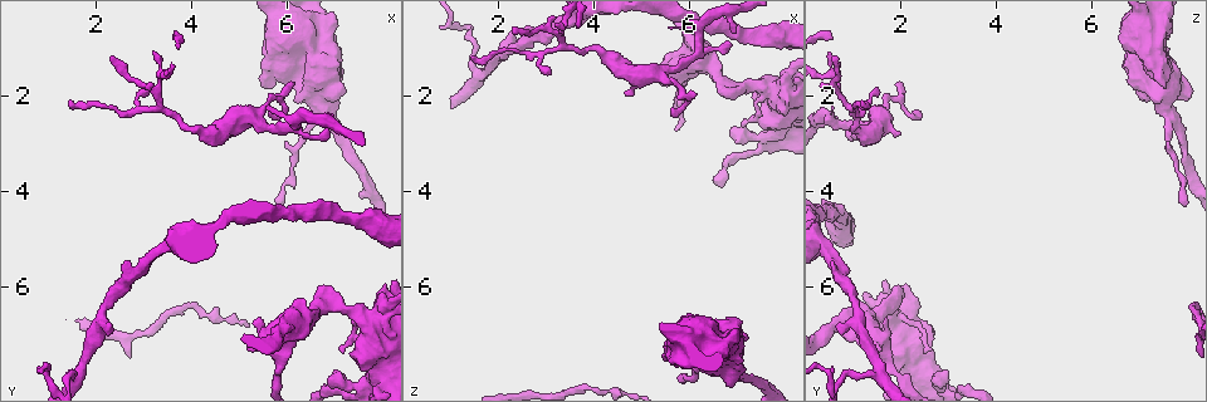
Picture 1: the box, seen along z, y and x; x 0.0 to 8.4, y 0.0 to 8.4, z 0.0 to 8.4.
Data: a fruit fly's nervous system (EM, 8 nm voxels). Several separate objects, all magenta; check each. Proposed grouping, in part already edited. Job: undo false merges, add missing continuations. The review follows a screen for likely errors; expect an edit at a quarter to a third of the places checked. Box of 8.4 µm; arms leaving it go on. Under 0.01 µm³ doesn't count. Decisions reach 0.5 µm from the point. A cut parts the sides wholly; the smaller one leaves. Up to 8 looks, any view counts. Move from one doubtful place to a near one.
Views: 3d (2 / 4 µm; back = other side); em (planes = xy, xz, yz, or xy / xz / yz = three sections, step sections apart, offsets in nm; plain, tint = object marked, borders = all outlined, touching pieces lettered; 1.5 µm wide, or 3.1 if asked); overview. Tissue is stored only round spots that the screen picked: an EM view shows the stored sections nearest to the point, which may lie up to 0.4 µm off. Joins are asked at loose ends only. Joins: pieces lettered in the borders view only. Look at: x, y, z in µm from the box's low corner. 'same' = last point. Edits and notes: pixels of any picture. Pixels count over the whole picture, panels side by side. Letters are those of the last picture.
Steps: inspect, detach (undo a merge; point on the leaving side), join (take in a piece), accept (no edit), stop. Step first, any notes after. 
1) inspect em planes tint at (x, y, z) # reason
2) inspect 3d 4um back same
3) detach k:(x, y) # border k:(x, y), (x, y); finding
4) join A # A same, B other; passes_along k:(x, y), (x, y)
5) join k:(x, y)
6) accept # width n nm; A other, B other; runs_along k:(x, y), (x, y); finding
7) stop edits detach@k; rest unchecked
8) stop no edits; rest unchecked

inspect em yz step 8 borders at (7.80, 6.65, 1.85) # calibre changes

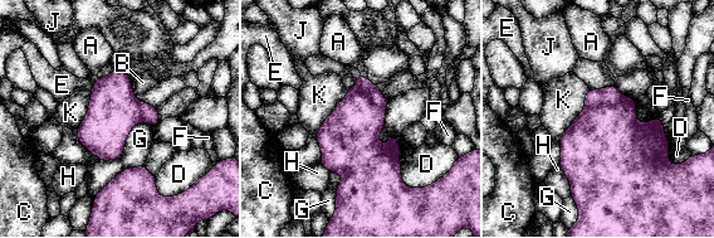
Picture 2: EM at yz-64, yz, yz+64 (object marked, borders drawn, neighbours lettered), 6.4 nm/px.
accept # longest_contact G 400 nm; A other, B other, C other, D other, E other, F other, G other, H other, J other, K other; one cell here

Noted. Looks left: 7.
inspect em xy step 8 tint at (5.75, 8.00, 2.10) # sudden change in width

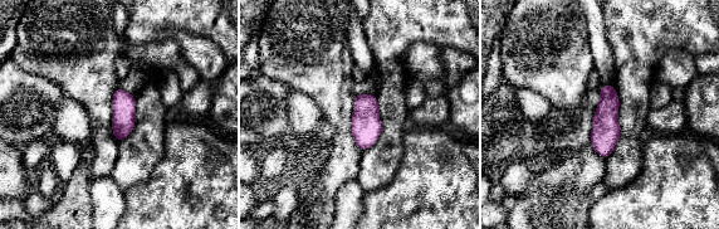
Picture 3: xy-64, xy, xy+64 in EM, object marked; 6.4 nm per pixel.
inspect em yz step 8 tint same # cut it another way

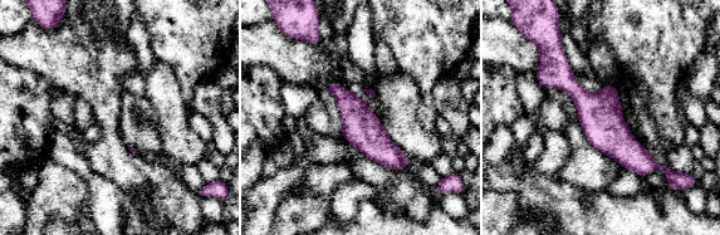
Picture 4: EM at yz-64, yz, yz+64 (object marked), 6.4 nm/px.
inspect em yz step 8 borders same

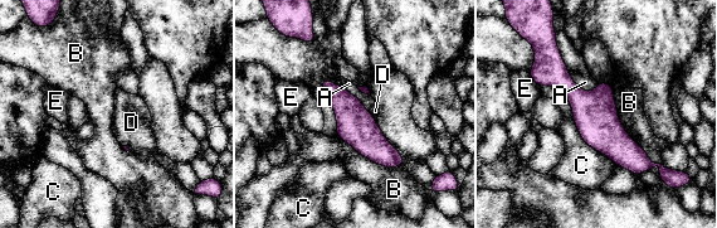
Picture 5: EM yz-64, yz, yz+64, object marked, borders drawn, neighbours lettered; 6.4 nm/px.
accept # A other, B other, C other, D other, E other; runs_along 5:(552, 53), (552, 71), (648, 165); continuous, no second cell

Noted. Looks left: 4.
inspect em xy step 8 borders at (6.15, 1.70, 1.95) # an open end

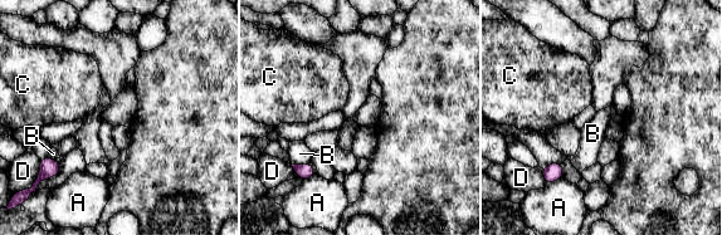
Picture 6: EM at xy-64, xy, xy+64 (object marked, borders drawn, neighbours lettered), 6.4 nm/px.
inspect em planes borders same # another direction

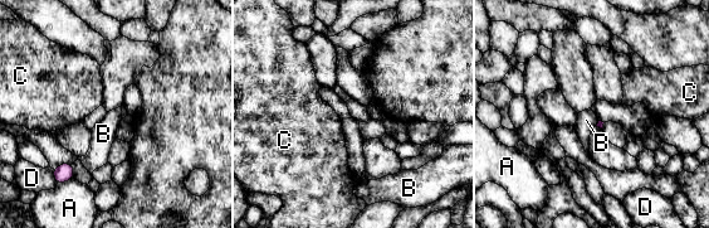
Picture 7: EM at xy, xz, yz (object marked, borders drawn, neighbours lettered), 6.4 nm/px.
accept # longest_contact B 130 nm; A other, B other, C other, D other; border 7:(71, 163), (63, 163), (53, 169); no lettered piece goes on from it

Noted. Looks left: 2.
stop no edits; rest unchecked

